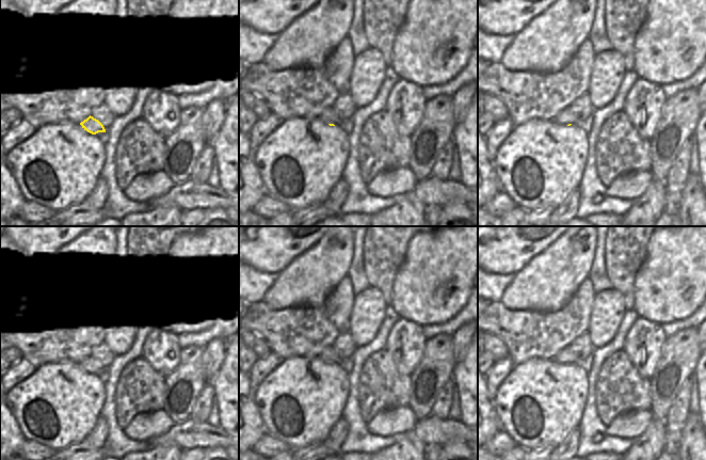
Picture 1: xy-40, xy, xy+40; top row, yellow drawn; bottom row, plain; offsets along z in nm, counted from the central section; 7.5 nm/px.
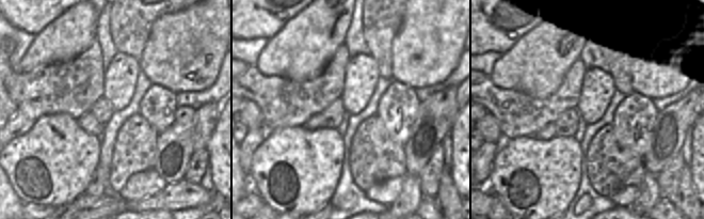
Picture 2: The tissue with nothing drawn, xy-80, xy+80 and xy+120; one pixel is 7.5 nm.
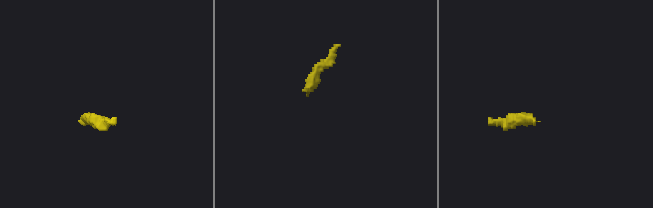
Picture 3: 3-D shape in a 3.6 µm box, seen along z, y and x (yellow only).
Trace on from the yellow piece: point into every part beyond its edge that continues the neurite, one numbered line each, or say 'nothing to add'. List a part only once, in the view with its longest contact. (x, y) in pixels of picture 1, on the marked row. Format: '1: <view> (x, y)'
1: xy (329, 116)

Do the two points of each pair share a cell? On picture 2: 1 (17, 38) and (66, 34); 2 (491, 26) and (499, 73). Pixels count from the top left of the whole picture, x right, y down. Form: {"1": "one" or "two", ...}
{"1": "two", "2": "two"}

